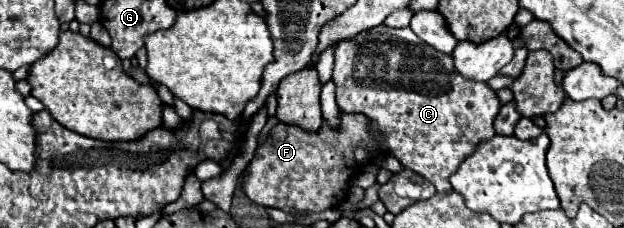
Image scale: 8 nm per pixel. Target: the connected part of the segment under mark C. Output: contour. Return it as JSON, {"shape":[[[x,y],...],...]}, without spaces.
{"shape":[[[381,24],[357,34],[353,40],[339,42],[335,48],[333,82],[339,112],[367,116],[371,120],[369,130],[379,132],[375,138],[377,146],[385,154],[395,156],[405,168],[411,168],[429,180],[437,192],[449,192],[449,176],[483,140],[495,136],[493,120],[501,108],[495,92],[487,84],[463,80],[463,76],[455,72],[451,56],[423,44],[411,28],[395,30]]]}

